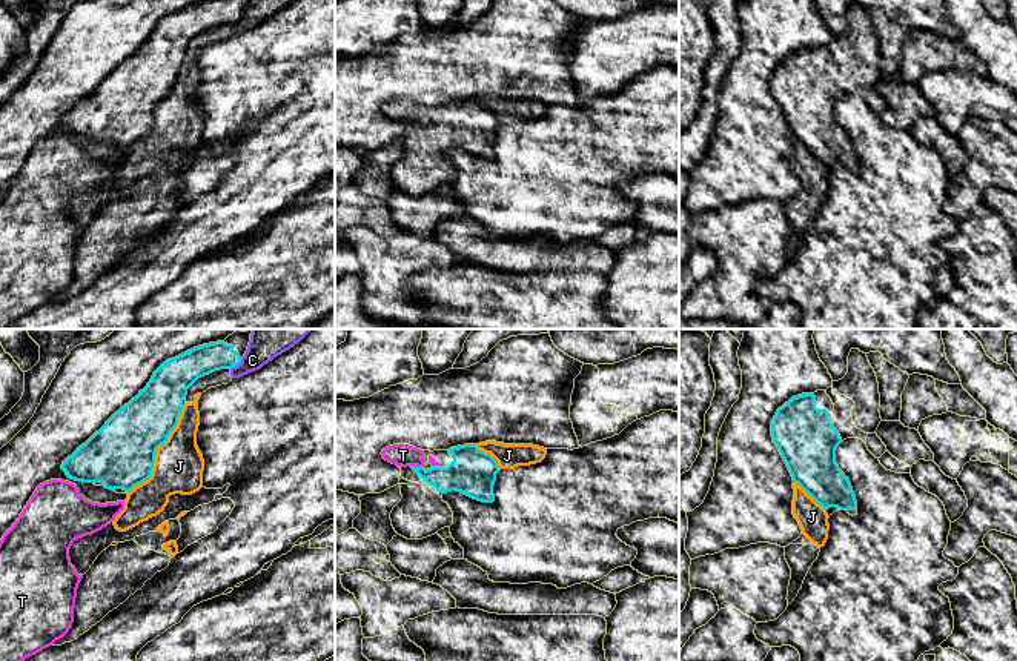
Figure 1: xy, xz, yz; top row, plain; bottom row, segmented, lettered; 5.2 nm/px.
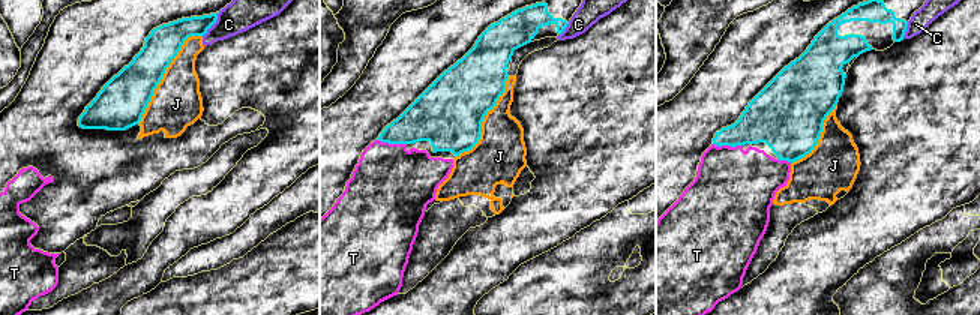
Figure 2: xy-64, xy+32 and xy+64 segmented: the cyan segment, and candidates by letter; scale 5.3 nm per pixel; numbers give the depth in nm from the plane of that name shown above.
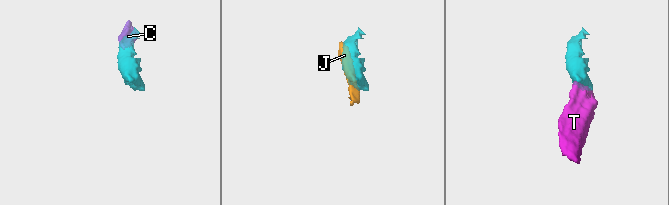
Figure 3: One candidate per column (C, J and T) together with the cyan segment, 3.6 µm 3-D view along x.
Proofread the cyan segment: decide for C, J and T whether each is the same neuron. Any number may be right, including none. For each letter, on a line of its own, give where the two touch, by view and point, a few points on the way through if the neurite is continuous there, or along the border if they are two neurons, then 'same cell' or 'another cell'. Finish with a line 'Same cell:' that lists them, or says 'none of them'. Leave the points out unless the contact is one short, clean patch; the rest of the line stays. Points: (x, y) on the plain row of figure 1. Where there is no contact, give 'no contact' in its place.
C: contact xy (237, 20); border xy (241, 14), (231, 25); another cell
J: contact xy (155, 108); another cell
T: contact xz (417, 122); same cell
Same cell: T

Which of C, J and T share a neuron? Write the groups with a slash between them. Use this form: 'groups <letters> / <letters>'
groups C J / T

